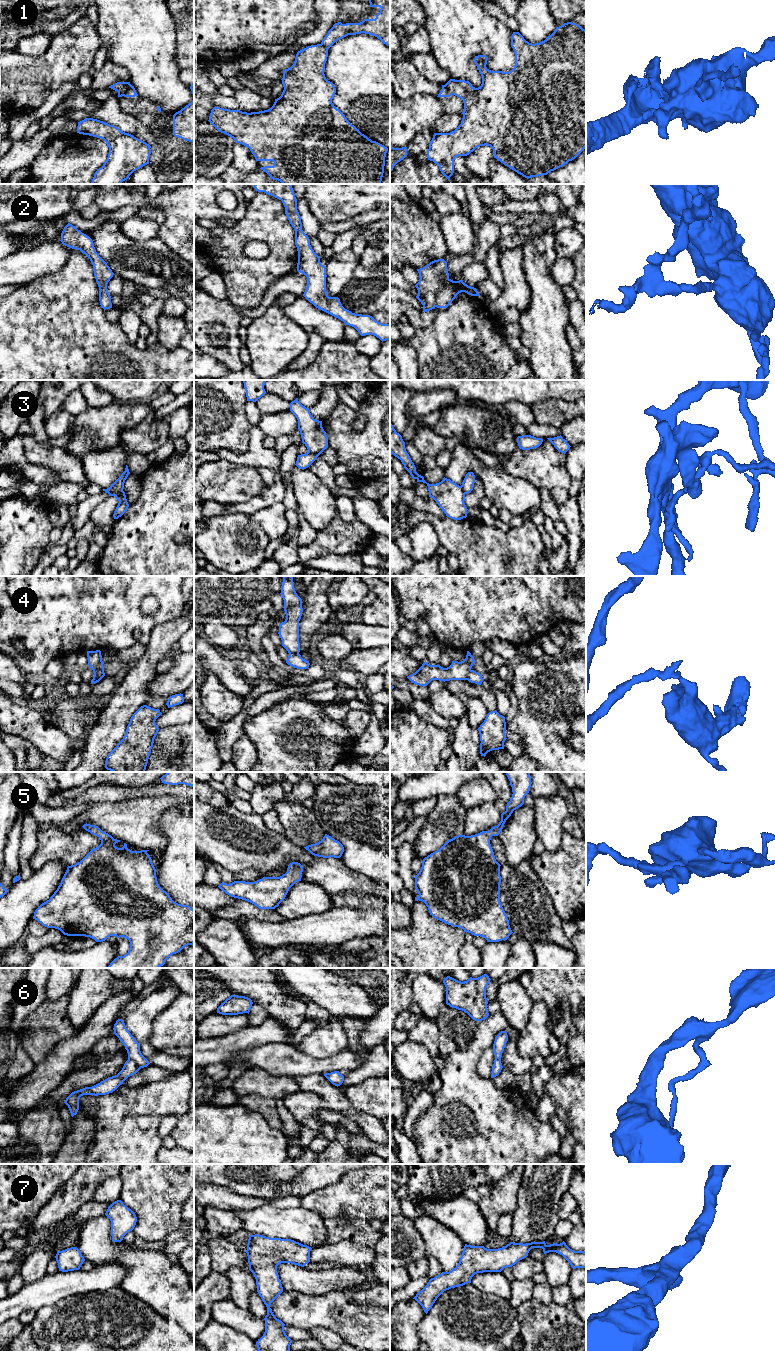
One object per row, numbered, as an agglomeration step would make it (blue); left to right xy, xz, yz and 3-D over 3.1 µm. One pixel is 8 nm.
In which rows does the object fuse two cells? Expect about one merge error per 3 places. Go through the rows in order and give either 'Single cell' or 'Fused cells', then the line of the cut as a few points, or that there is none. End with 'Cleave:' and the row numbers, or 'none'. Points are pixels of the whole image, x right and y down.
1: Fused cells. Split along xy (131, 85), (122, 95)
2: Single cell. No split
3: Fused cells. Split along xz (308, 451), (318, 455)
4: Fused cells. Split along xz (298, 652), (289, 654)
5: Single cell. No split
6: Fused cells. Split along xy (128, 1057), (141, 1067)
7: Single cell. No split
Cleave: 1, 3, 4, 6

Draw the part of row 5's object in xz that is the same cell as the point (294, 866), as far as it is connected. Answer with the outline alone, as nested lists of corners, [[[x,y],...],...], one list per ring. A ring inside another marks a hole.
[[[292,862],[287,872],[280,877],[263,877],[255,882],[234,881],[230,884],[221,883],[218,887],[231,897],[248,901],[260,909],[275,909],[285,899],[289,889],[301,881],[303,867],[298,862]]]

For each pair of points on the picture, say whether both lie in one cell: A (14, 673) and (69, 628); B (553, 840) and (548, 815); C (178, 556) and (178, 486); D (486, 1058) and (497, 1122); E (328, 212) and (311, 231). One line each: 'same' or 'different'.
A: different
B: same
C: same
D: different
E: different

